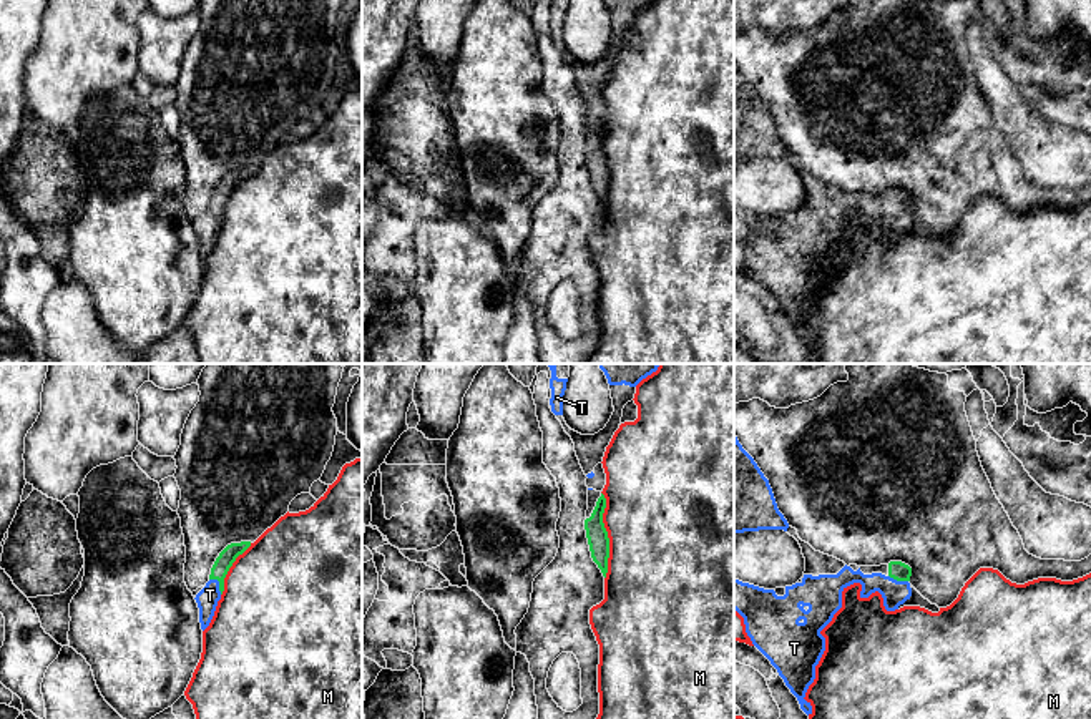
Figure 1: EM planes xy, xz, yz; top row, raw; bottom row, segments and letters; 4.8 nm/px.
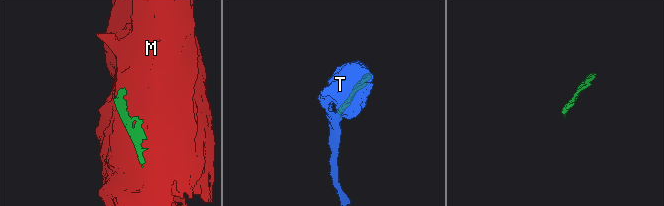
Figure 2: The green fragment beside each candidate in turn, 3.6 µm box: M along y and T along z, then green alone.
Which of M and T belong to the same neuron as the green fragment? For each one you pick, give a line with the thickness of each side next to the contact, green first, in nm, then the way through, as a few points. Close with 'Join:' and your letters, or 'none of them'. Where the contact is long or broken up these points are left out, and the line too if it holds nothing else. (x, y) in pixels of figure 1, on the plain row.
T: Thickness 80 nm (green) against 100 nm. Path across: xy (231, 180), (220, 196), (220, 211), (210, 223)
Join: T

